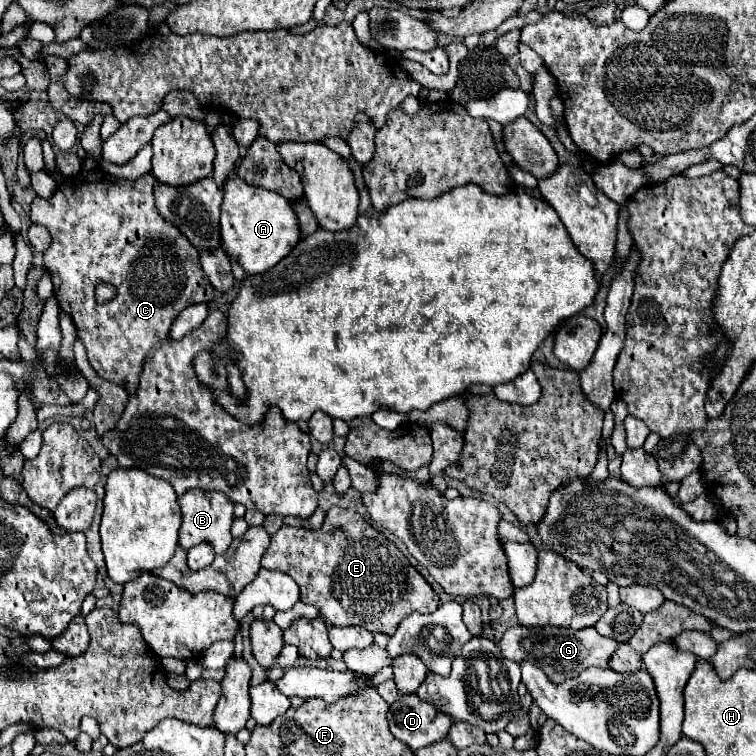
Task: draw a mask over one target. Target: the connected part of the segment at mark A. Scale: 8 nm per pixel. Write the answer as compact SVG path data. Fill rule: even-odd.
M240 177L224 183L224 201L220 213L220 241L228 257L234 257L246 275L256 275L280 263L298 243L298 221L288 201L268 189L248 185Z

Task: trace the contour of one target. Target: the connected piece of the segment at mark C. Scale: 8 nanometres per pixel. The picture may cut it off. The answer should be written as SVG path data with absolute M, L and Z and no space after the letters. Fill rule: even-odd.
M102 169L80 171L76 177L66 179L66 181L54 191L54 195L52 195L50 199L40 199L40 197L36 197L34 203L32 203L32 213L30 213L30 221L32 221L32 223L44 225L44 227L50 231L50 235L52 235L52 243L50 243L50 247L44 251L44 267L50 271L50 277L52 277L52 283L54 283L54 295L56 295L56 299L58 299L60 309L62 309L64 313L68 313L68 315L72 317L74 325L76 325L77 335L82 339L82 343L84 343L88 361L92 369L94 369L100 377L104 377L104 379L108 379L108 381L112 381L112 383L124 385L128 393L134 393L134 391L136 391L136 387L138 387L138 375L140 375L140 371L142 371L142 361L144 361L144 357L168 337L170 327L172 327L174 319L178 317L178 313L180 313L184 307L188 307L188 305L210 303L210 301L214 299L214 287L210 285L208 277L204 275L204 271L202 271L202 267L200 267L198 251L190 245L190 241L188 241L174 225L166 223L166 221L158 215L158 211L156 211L156 207L154 207L154 195L152 195L154 183L156 183L156 179L154 179L152 173L148 173L148 175L144 175L144 177L136 179L136 181L130 181L130 179L114 177L114 175L110 175L110 173L102 171ZM98 281L110 283L110 285L114 285L114 287L118 289L118 295L116 295L112 301L104 303L104 305L98 305L98 303L96 303L94 287L96 287Z

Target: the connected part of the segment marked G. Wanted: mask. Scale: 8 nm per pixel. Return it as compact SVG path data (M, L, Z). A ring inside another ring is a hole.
M510 627L504 637L500 639L498 647L502 649L502 655L520 663L522 659L532 661L538 665L552 683L564 683L566 679L578 677L580 671L590 667L608 669L608 661L612 653L620 647L618 641L612 641L610 637L604 637L596 633L594 627L588 629L564 629L564 627Z

